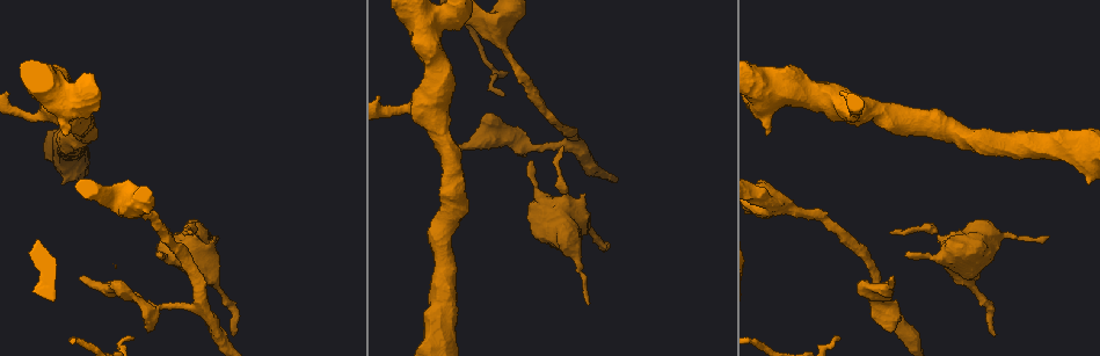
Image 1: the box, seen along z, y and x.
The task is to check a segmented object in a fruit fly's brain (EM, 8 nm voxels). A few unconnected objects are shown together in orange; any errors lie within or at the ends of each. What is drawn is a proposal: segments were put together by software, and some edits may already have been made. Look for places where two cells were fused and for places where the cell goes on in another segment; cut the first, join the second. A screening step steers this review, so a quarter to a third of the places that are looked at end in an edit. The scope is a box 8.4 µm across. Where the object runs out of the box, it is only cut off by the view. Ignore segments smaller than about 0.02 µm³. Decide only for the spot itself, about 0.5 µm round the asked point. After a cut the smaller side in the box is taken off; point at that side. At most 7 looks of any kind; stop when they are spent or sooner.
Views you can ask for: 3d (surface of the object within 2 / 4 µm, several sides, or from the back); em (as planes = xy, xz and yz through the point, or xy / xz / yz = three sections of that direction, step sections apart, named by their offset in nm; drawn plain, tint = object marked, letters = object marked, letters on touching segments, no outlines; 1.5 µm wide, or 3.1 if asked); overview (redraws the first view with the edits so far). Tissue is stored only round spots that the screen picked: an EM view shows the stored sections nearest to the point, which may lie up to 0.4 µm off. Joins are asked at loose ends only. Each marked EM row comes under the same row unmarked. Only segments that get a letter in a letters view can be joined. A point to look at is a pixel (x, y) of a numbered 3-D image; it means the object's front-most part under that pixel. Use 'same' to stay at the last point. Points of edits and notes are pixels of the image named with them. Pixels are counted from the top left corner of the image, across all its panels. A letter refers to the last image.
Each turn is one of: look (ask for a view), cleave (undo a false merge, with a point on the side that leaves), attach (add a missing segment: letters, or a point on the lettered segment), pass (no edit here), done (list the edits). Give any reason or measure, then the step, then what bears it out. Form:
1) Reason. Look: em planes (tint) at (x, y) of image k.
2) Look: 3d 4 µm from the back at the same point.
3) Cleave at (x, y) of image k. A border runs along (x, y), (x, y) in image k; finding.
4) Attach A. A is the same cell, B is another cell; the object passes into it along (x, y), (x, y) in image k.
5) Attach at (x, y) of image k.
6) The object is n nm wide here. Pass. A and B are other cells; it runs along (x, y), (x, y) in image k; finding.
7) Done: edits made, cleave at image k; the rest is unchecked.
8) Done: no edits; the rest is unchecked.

A narrow waist. Look: em planes (letters) at (164, 307) of image 1.

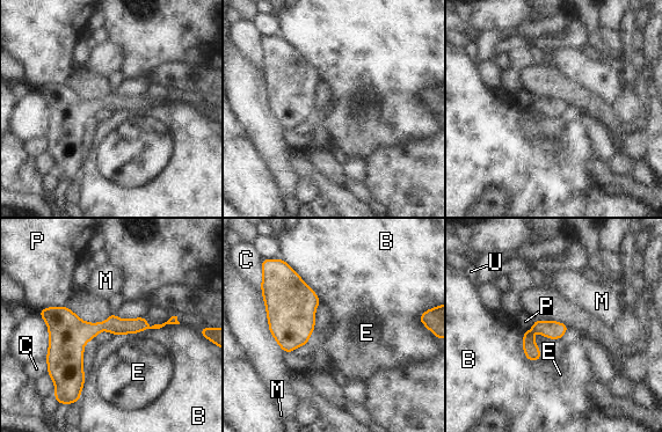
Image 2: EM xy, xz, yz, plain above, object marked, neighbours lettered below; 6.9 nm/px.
The object is 120 nm wide here. Pass. B, C, E, M, P and U are other cells; a border runs along (288, 264), (318, 297), (320, 302) in image 2; continuous, no second cell.

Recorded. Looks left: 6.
Look: em planes (tint) at (995, 335) of image 1.

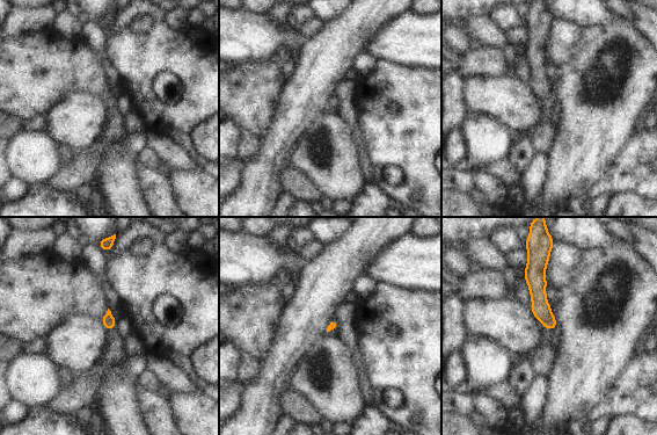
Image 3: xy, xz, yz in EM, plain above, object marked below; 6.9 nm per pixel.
Look: em planes (letters) at the same point.

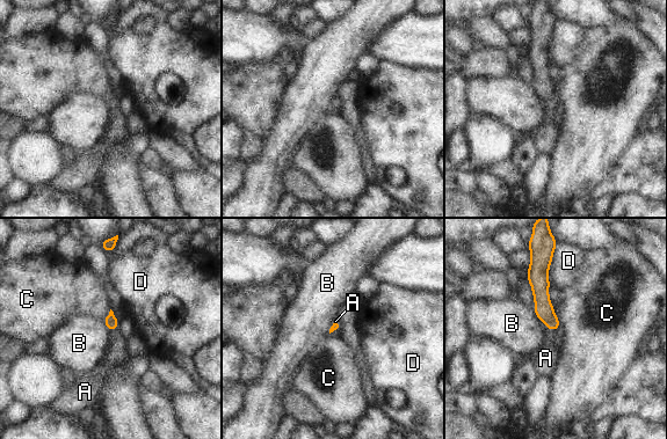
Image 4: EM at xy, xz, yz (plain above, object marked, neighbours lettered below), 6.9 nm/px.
The longest contact is with D, 220 nm. Attach A. A is the same cell, B, C and D are other cells; the object passes into it along (110, 321), (113, 329), (115, 356) in image 4; it goes on there.

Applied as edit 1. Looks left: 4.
Redraw. Look: overview.

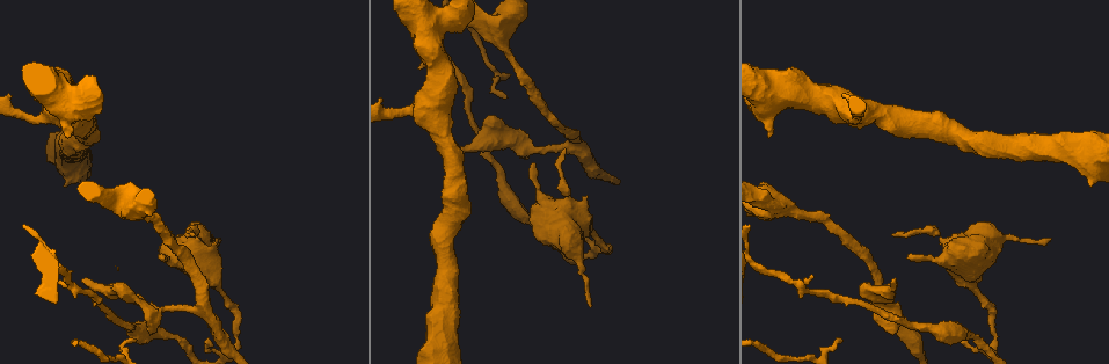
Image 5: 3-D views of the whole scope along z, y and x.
Free end. Look: em planes (letters) at (768, 137) of image 5.

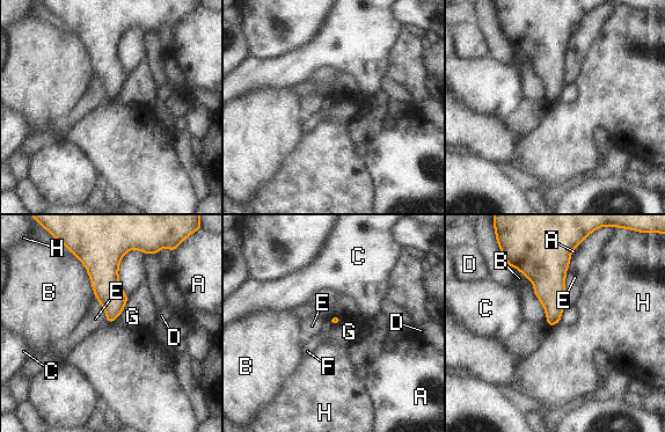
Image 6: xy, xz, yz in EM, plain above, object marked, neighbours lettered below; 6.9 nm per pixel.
The longest contact is with E, 360 nm. Pass. A, B, C, D, E, F, G and H are other cells; a border runs along (556, 323), (549, 327) in image 6; no lettered segment goes on from it.

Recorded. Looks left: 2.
Done: edits made, attach at image 4; the rest is unchecked.

